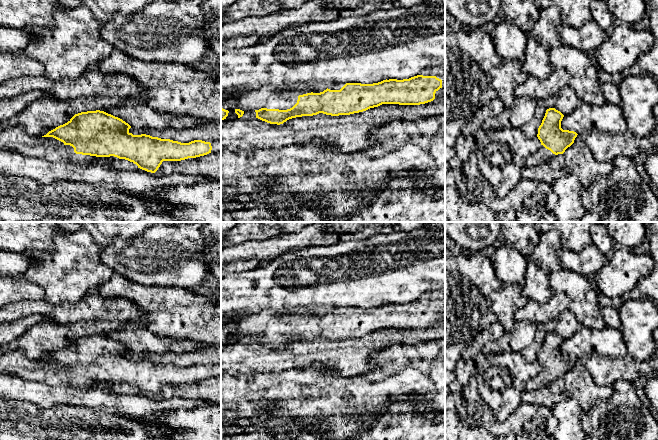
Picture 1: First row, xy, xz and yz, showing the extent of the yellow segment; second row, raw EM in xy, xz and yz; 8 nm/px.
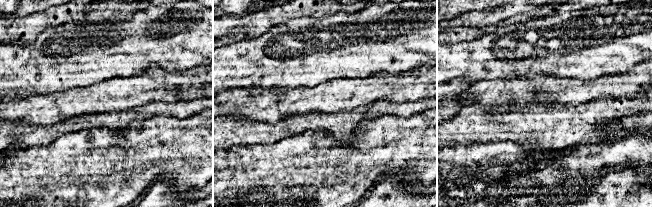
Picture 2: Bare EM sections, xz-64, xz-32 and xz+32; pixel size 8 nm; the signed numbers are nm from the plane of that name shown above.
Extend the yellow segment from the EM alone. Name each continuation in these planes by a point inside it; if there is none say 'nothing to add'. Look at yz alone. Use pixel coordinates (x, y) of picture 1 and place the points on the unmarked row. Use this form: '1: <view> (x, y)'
1: yz (542, 379)

